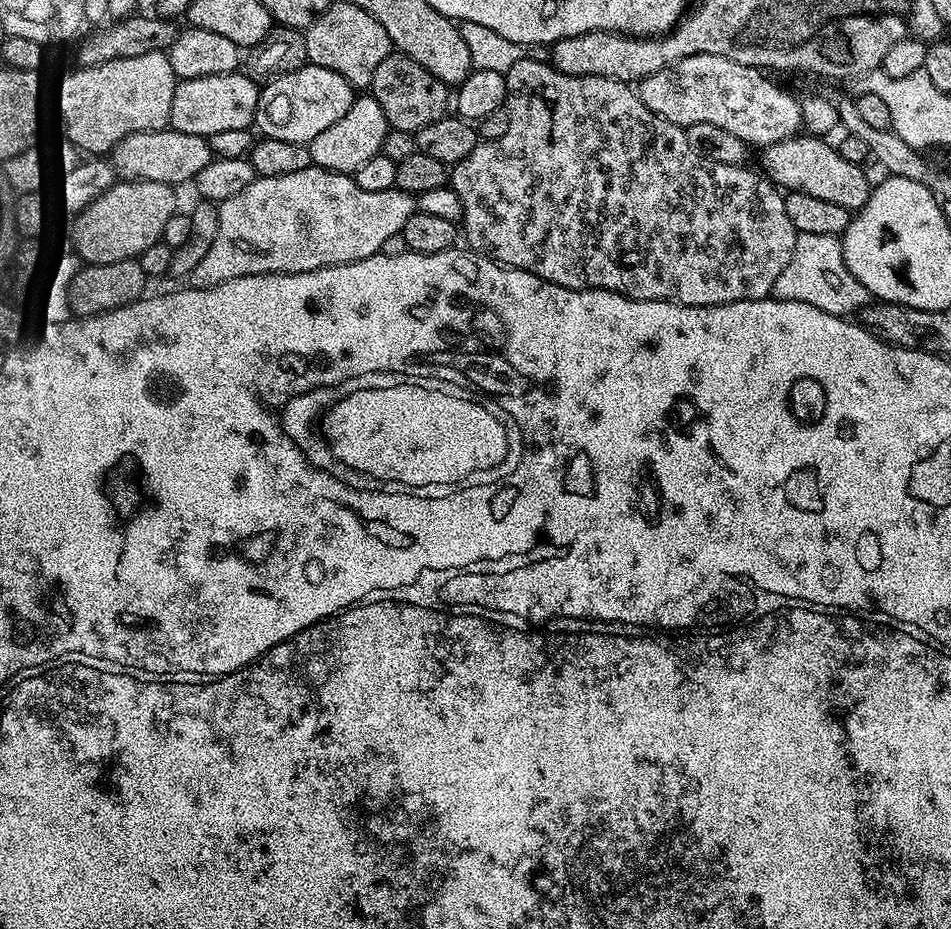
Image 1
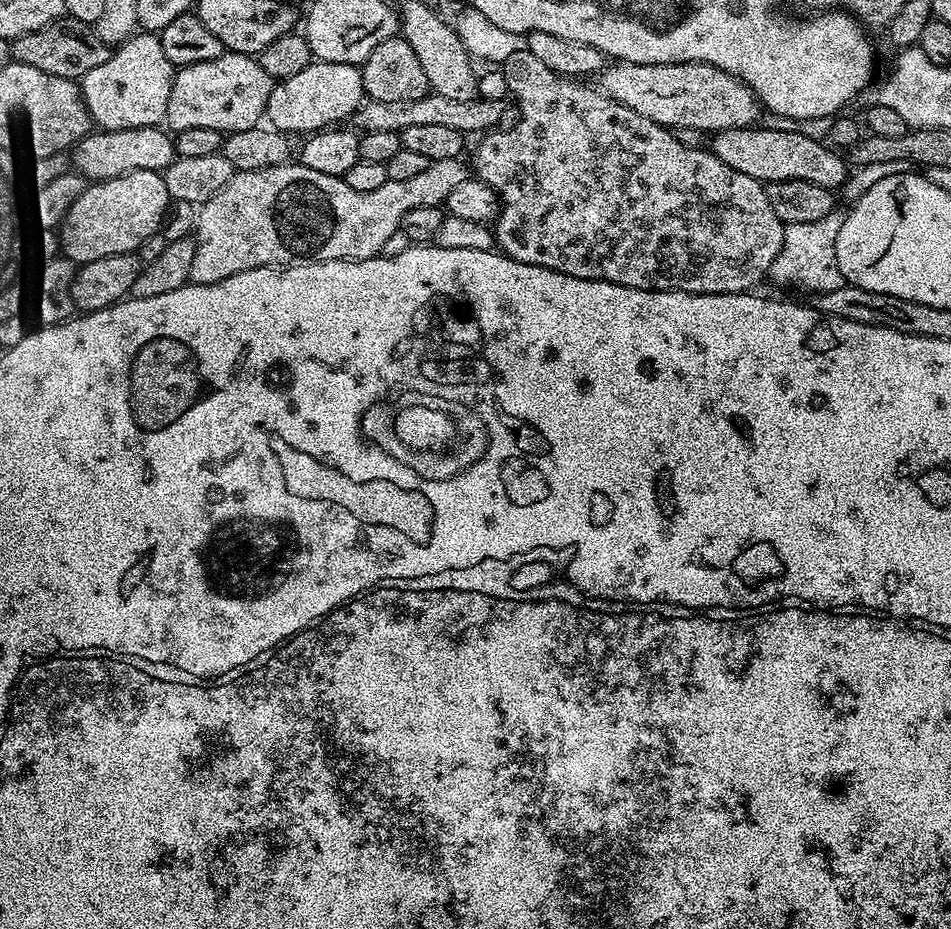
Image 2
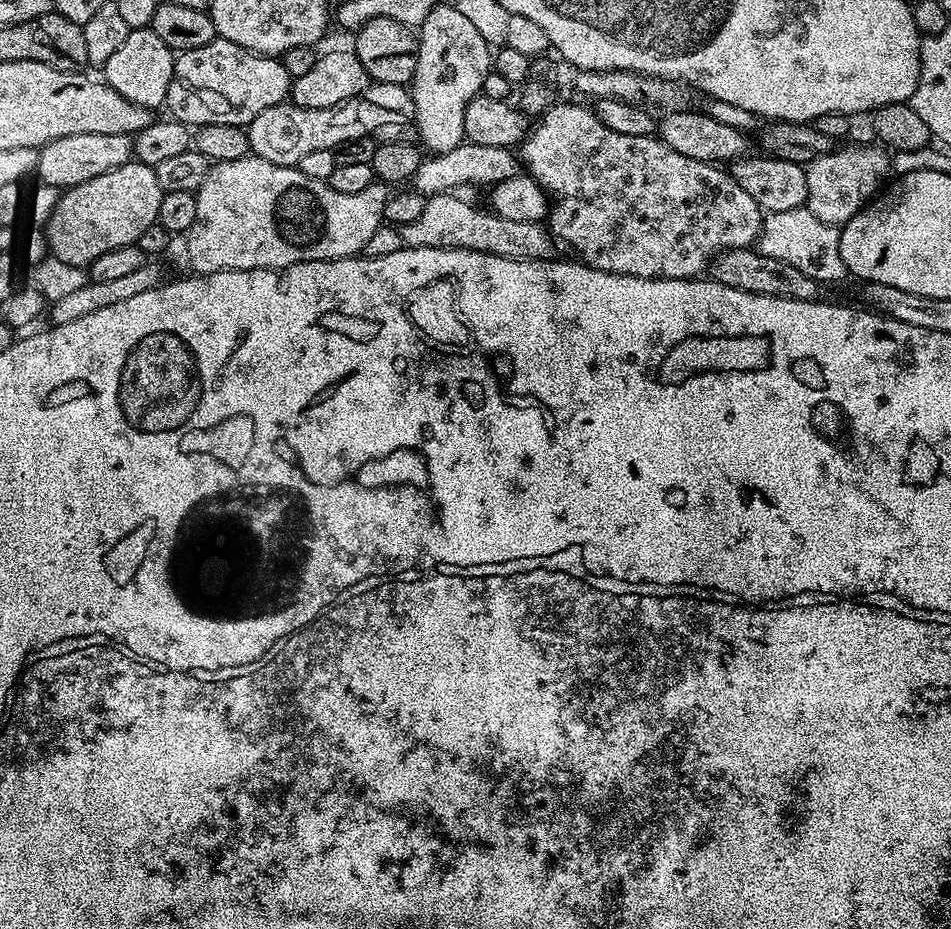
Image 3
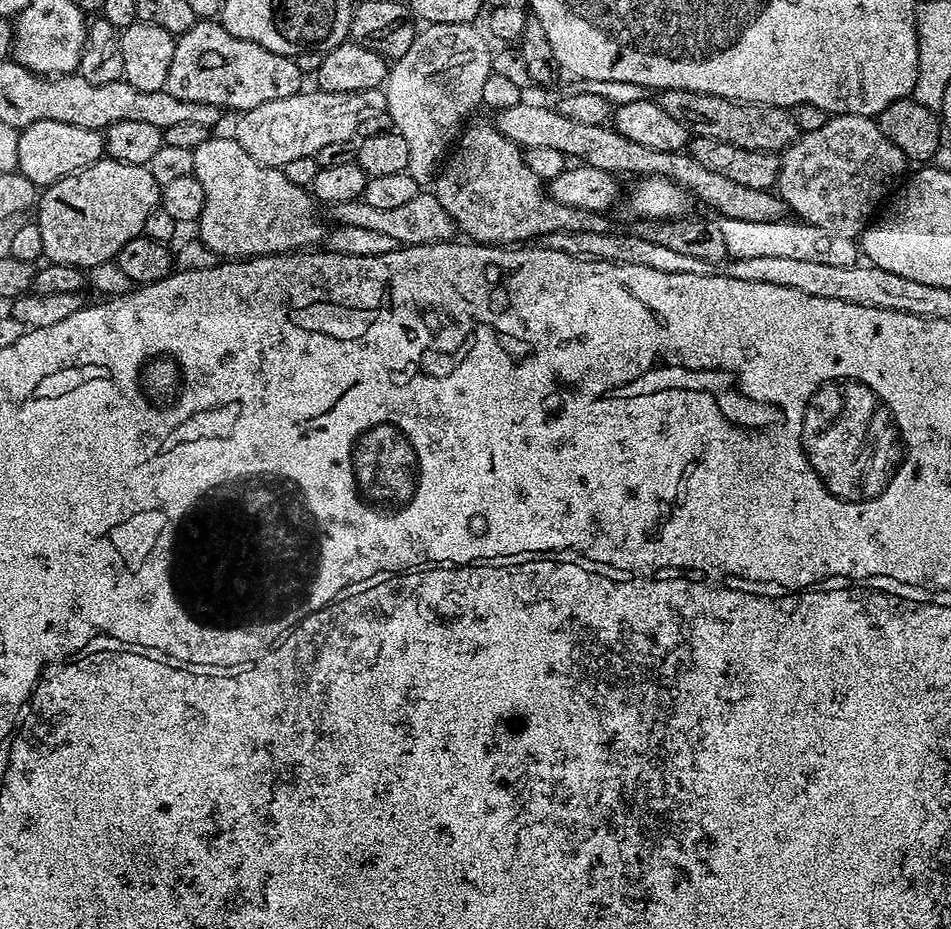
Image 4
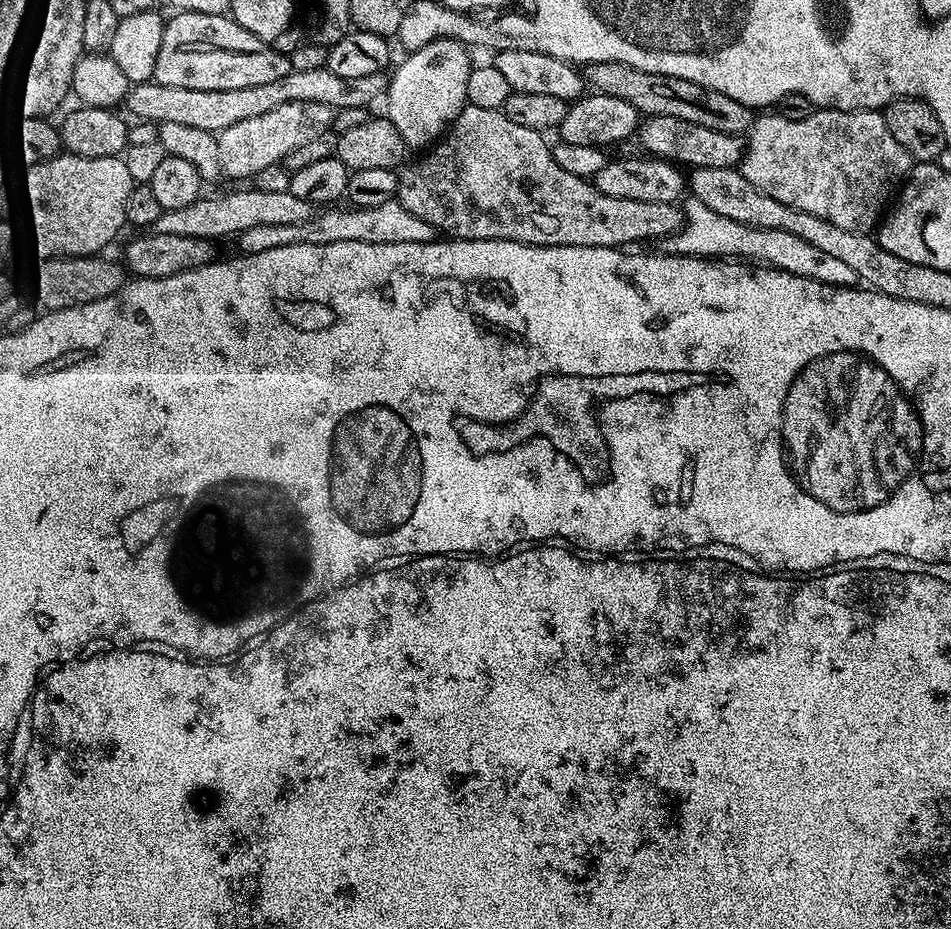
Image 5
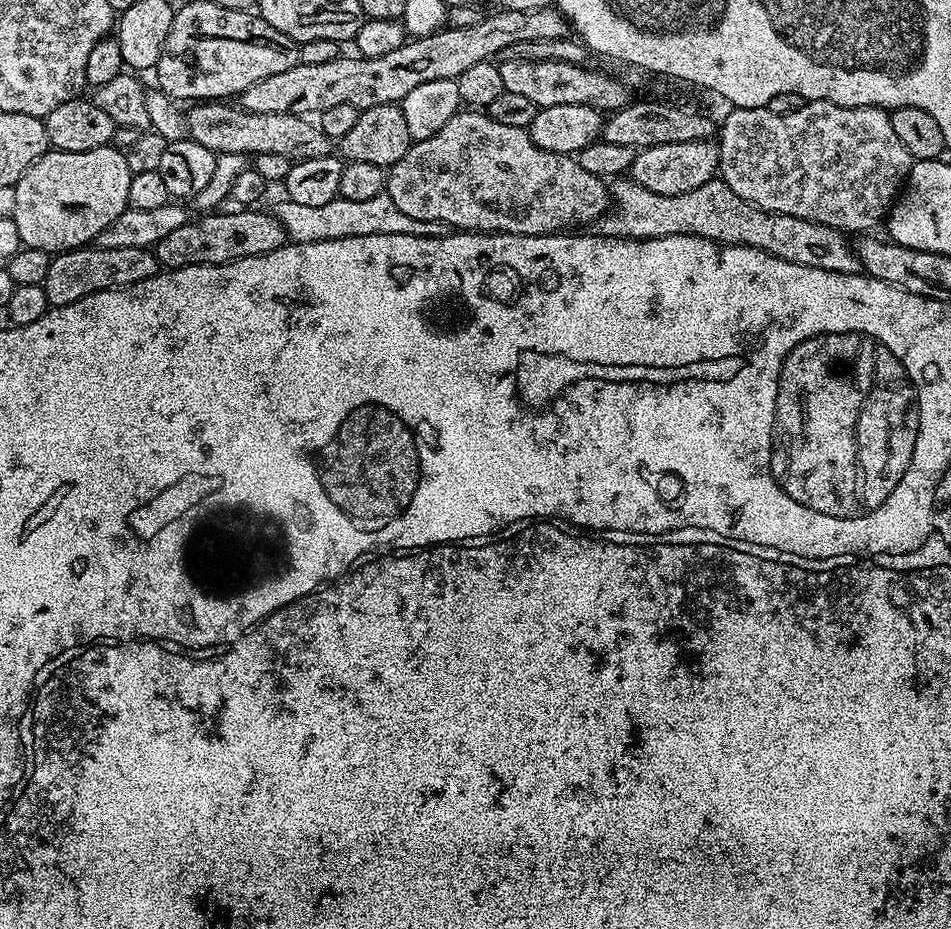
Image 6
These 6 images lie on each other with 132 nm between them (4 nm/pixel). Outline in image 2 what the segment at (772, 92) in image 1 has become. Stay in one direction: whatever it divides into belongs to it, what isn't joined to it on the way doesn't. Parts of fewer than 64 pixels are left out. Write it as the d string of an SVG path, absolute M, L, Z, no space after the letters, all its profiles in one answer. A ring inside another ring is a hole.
M614 62L603 69L600 78L598 84L601 91L616 102L671 129L691 127L706 134L715 134L723 129L753 127L762 114L752 88L712 64Z

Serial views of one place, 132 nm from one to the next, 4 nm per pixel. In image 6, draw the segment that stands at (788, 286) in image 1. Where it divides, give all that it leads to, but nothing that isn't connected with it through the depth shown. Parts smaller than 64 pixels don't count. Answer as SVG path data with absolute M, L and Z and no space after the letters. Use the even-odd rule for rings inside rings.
M620 178L611 185L610 200L614 207L591 225L591 235L623 236L626 240L649 240L674 234L701 236L719 244L754 246L786 262L822 270L842 274L861 271L859 255L853 245L852 248L848 245L849 237L840 229L810 222L806 218L794 218L790 214L762 210L746 202L746 198L738 198L738 194L734 194L734 190L719 178L706 182L706 186L698 186L698 190L690 190L690 194L673 196L654 194L654 190L638 186L631 178Z

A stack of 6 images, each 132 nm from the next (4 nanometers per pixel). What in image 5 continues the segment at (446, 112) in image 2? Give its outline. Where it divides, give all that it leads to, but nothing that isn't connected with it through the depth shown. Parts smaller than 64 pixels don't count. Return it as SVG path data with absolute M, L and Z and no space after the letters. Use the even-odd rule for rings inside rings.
M290 102L258 118L246 118L235 126L226 126L226 130L216 136L216 145L220 148L220 169L232 180L251 181L258 170L283 162L290 150L321 139L324 131L331 129L333 124L334 110L322 102Z

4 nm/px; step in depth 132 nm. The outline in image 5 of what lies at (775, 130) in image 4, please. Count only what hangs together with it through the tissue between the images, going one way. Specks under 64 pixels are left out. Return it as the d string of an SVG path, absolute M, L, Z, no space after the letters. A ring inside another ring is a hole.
M592 63L583 67L582 74L585 81L591 87L594 86L595 91L630 102L646 118L650 116L681 118L688 122L696 122L700 126L736 135L747 133L754 119L753 109L746 107L744 103L688 79L638 70L626 63Z

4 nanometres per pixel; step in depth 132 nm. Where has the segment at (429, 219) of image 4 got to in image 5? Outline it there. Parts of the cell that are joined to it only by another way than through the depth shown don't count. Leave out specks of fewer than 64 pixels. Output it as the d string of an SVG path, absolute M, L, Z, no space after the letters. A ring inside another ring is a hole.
M255 186L248 187L245 192L230 192L226 196L205 195L199 200L190 202L190 206L182 206L182 210L164 211L158 222L152 224L151 231L158 234L182 234L190 238L216 242L219 236L232 238L250 230L250 226L301 224L311 220L314 215L314 205L306 202L306 198L298 198L298 194L267 191Z

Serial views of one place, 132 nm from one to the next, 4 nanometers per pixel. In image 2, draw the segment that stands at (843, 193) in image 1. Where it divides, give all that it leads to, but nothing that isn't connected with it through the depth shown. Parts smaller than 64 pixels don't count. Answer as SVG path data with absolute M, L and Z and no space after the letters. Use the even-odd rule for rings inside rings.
M763 126L749 128L723 129L715 133L710 140L710 150L730 170L746 174L765 185L787 180L814 182L823 188L839 189L850 173L849 165L837 149L824 140L806 138L806 134L790 134L782 130L770 130Z

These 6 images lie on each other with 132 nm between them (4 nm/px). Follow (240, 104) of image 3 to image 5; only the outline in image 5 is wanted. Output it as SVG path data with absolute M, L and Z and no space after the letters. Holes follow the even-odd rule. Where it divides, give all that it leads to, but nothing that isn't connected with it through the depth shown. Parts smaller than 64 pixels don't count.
M183 10L177 13L173 20L169 19L164 25L164 45L156 63L155 83L186 86L186 90L242 90L242 86L263 86L266 82L286 78L286 74L292 71L292 61L285 53L240 26L231 15L215 16Z

